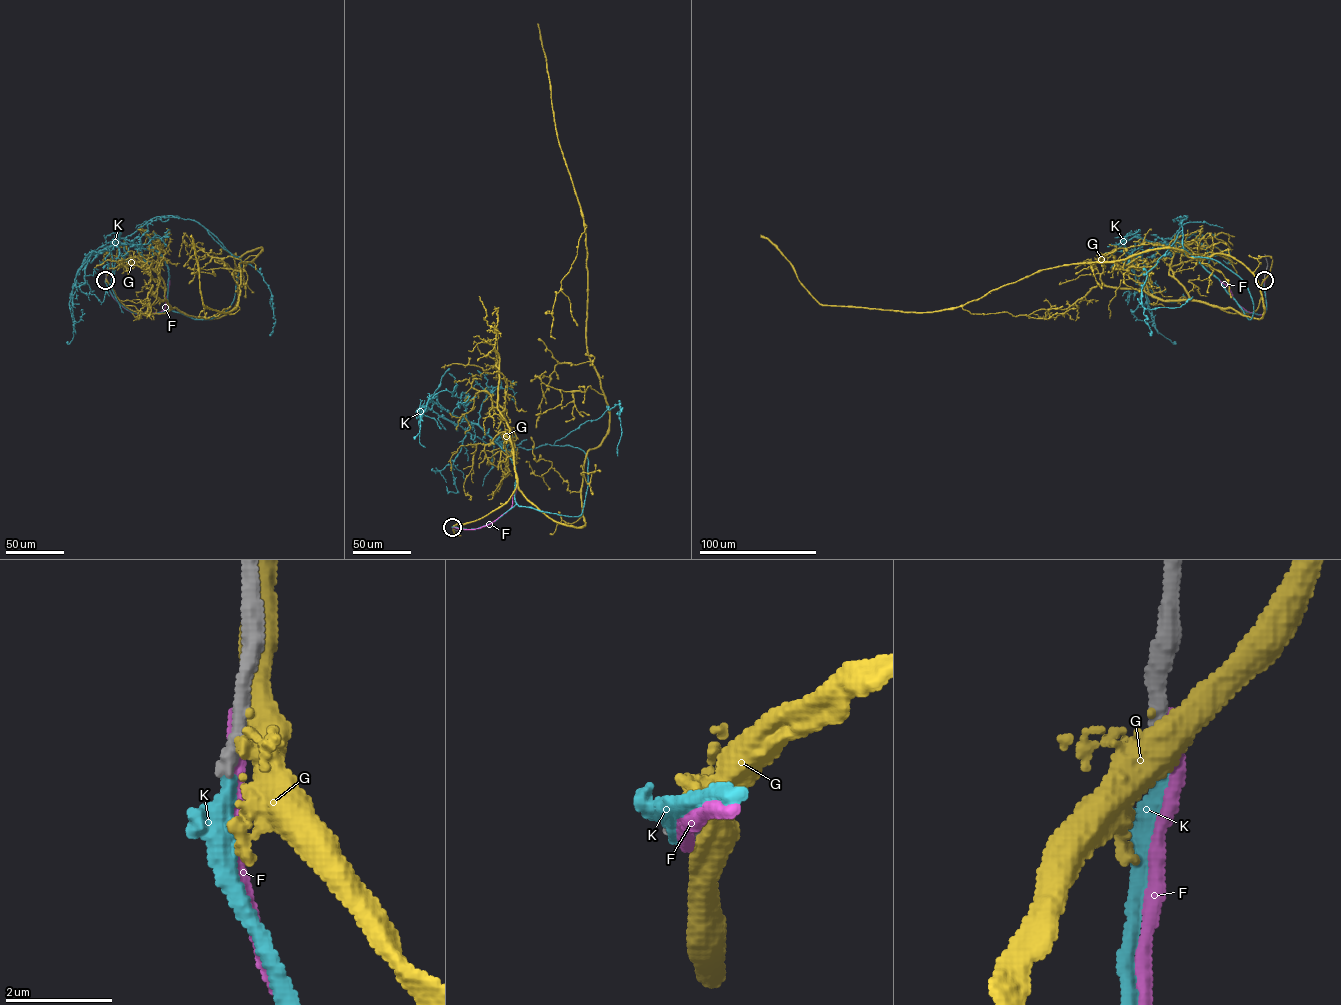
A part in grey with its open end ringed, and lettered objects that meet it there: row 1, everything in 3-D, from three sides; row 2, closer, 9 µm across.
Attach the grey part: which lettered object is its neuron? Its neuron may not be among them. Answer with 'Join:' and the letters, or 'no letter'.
Join: K

